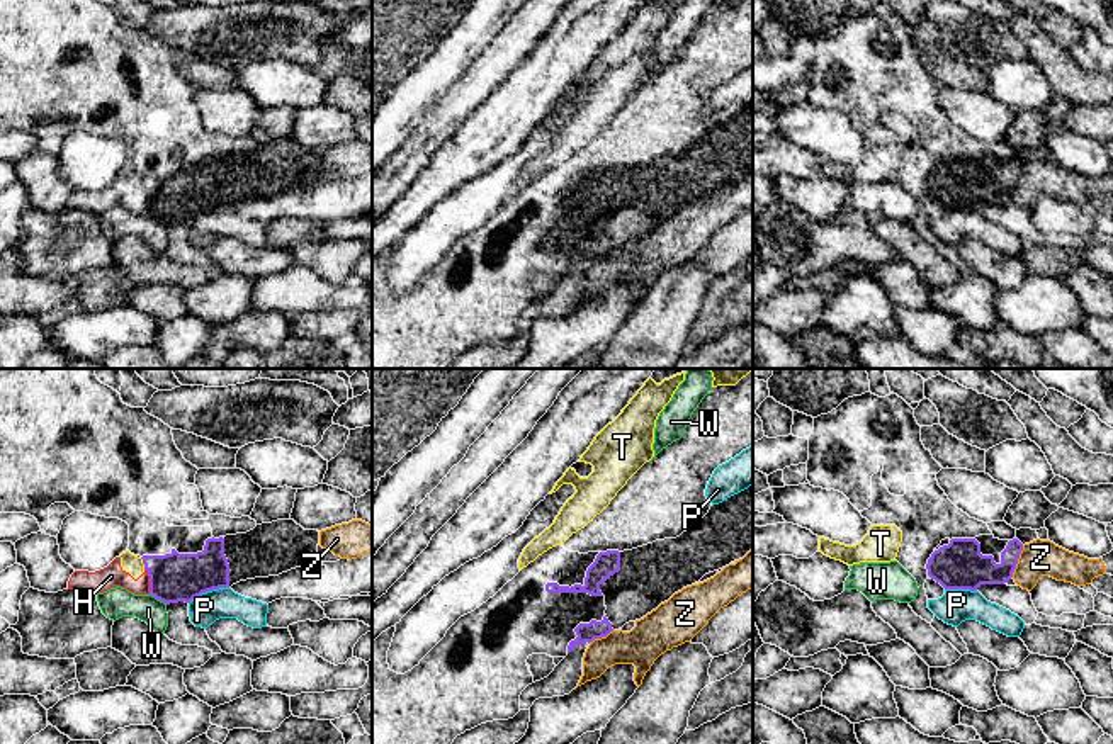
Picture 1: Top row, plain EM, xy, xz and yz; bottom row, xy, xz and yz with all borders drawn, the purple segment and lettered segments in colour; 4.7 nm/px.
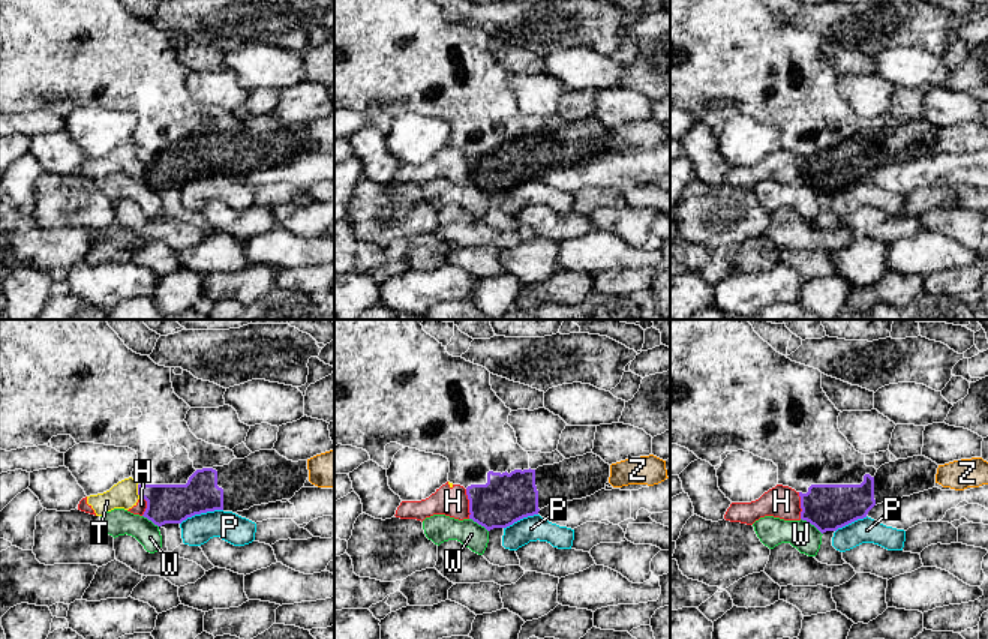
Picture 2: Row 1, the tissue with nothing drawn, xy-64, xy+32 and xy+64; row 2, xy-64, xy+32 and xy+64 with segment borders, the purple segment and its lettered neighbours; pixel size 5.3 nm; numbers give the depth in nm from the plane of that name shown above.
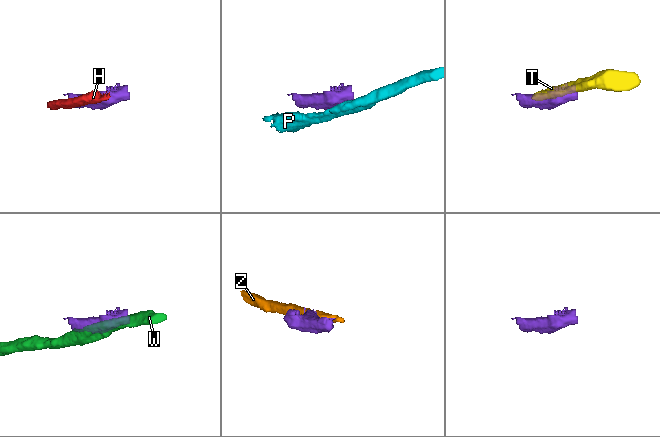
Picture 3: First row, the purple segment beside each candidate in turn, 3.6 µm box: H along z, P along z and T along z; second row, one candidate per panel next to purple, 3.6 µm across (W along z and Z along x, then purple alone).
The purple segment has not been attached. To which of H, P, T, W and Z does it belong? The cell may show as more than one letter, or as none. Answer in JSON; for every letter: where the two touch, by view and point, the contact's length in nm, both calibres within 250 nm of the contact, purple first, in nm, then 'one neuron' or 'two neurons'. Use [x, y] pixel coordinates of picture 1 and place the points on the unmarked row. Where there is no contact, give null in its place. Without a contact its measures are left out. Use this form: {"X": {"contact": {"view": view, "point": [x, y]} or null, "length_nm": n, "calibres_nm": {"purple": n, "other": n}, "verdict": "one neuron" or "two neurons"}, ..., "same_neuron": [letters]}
{"H": {"contact": {"view": "xy", "point": [150, 201]}, "length_nm": 130, "calibres_nm": {"purple": 220, "other": 110}, "verdict": "two neurons"}, "P": {"contact": {"view": "xy", "point": [208, 209]}, "length_nm": 200, "calibres_nm": {"purple": 220, "other": 150}, "verdict": "two neurons"}, "T": {"contact": {"view": "xy", "point": [143, 182]}, "length_nm": 60, "calibres_nm": {"purple": 220, "other": 90}, "verdict": "two neurons"}, "W": {"contact": {"view": "xy", "point": [157, 218]}, "length_nm": 110, "calibres_nm": {"purple": 220, "other": 150}, "verdict": "two neurons"}, "Z": {"contact": {"view": "yz", "point": [1016, 180]}, "length_nm": 160, "calibres_nm": {"purple": 200, "other": 180}, "verdict": "two neurons"}, "same_neuron": []}

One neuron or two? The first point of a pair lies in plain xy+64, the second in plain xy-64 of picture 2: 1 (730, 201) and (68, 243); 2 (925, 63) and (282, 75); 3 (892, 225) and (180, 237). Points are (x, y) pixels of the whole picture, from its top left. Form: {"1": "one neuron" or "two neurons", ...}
{"1": "two neurons", "2": "one neuron", "3": "two neurons"}

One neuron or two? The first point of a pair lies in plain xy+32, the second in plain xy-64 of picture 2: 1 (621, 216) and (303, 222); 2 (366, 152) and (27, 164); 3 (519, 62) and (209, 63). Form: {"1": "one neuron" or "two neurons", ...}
{"1": "one neuron", "2": "two neurons", "3": "one neuron"}

